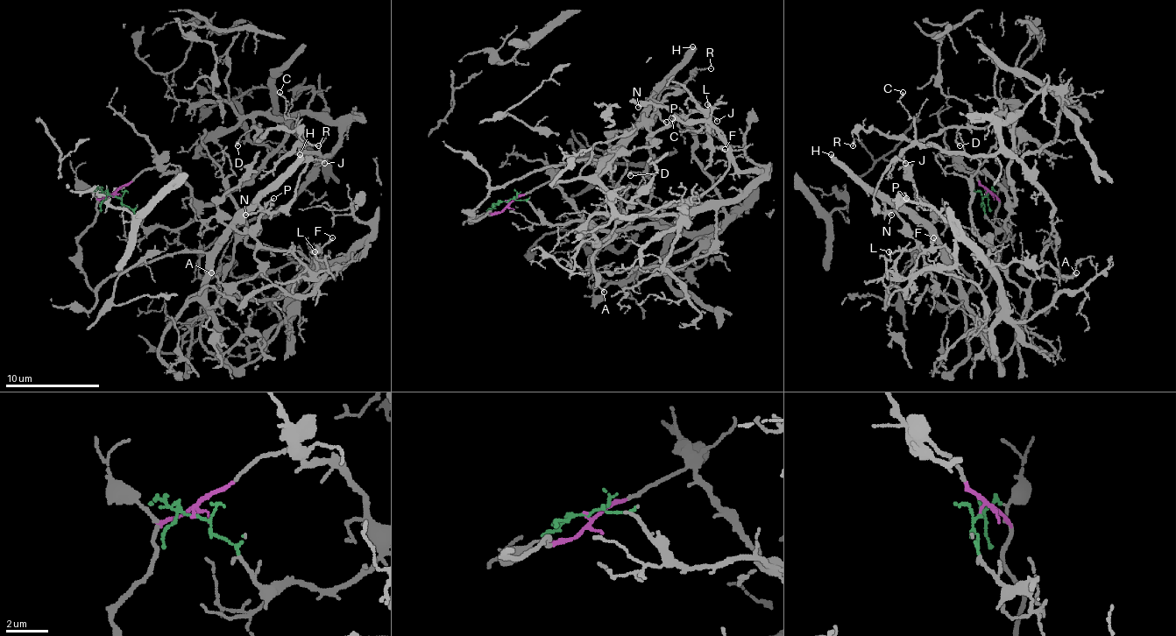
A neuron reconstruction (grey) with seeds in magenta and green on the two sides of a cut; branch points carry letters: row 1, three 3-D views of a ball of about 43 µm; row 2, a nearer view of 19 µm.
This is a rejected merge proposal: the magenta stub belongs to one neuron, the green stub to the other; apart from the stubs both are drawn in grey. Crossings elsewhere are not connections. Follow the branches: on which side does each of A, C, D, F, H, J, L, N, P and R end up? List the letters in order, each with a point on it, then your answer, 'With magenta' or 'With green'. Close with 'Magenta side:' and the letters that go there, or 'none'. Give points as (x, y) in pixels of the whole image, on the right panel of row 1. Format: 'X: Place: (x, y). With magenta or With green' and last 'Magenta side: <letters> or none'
A: Place: (1076, 272). With magenta
C: Place: (903, 92). With green
D: Place: (959, 145). With green
F: Place: (933, 237). With magenta
H: Place: (831, 154). With magenta
J: Place: (905, 163). With magenta
L: Place: (889, 251). With magenta
N: Place: (891, 215). With magenta
P: Place: (906, 198). With magenta
R: Place: (853, 145). With green
Magenta side: A, F, H, J, L, N, P

